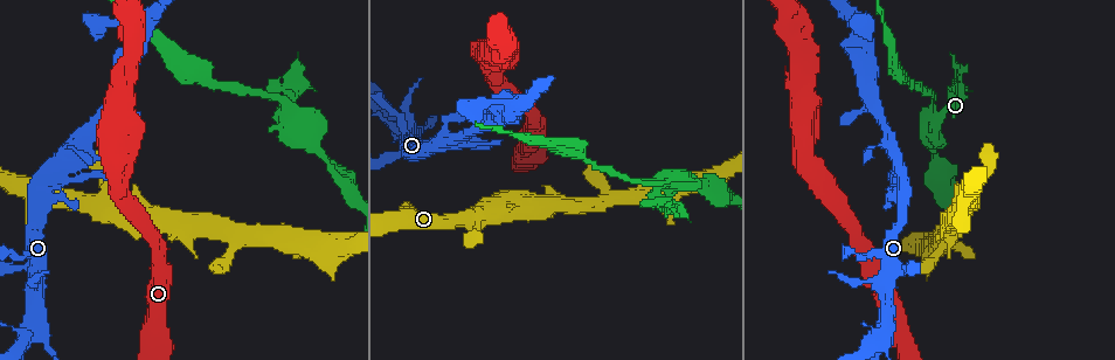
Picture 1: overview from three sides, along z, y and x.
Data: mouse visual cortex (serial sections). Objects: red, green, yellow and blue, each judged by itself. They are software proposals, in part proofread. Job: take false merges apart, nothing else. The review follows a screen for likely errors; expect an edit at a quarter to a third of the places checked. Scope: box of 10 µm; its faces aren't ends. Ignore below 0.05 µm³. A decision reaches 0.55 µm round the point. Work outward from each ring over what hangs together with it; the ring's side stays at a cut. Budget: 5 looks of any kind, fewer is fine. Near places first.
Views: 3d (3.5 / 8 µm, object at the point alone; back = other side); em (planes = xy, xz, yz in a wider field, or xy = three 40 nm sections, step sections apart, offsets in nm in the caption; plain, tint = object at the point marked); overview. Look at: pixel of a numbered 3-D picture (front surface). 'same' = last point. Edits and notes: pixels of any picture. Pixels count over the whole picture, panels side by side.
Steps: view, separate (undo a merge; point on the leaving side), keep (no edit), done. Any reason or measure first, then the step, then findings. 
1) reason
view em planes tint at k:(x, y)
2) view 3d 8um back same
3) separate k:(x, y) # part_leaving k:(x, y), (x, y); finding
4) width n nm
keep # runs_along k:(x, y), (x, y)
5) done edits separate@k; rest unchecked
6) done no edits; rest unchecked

thick turns thin
view 3d 3.5um at 1:(312, 147)

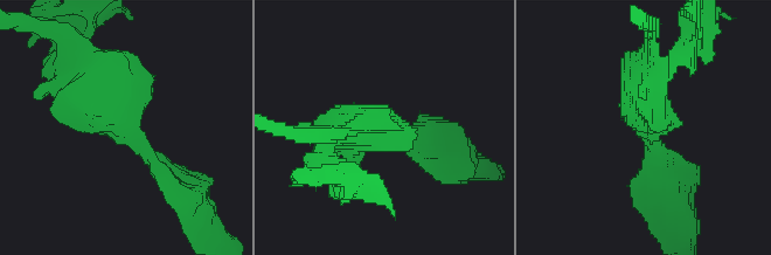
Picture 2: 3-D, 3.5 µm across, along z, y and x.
arm_widths 200, 350 nm
view em xy step 3 tint at 2:(646, 127)

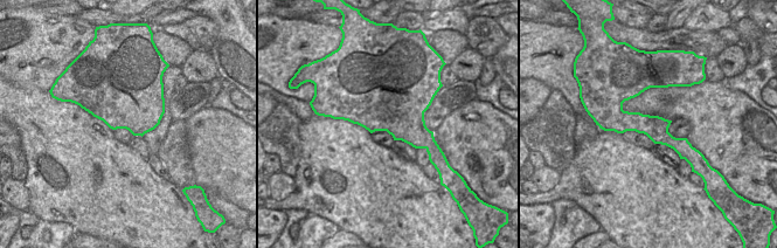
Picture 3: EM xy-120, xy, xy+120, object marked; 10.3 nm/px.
width 600 nm
keep # runs_along 3:(643, 76), (619, 110), (687, 157); continuous, no second cell

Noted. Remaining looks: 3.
sharp bend
view 3d 3.5um at 1:(508, 111)

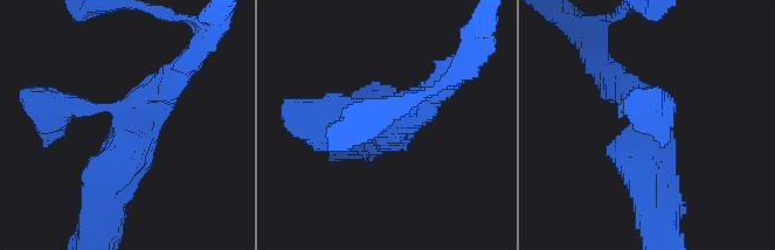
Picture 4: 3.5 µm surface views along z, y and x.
arms 3; arm_widths 250, 350, 500 nm; now the EM
view em xy step 2 tint at 4:(389, 127)

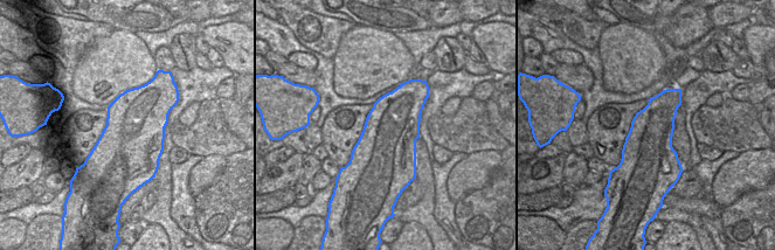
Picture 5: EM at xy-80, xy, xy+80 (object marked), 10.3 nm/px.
keep # runs_along 4:(109, 196), (124, 113), (62, 106); continuous, no second cell

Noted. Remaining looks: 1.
done no edits; rest unchecked

